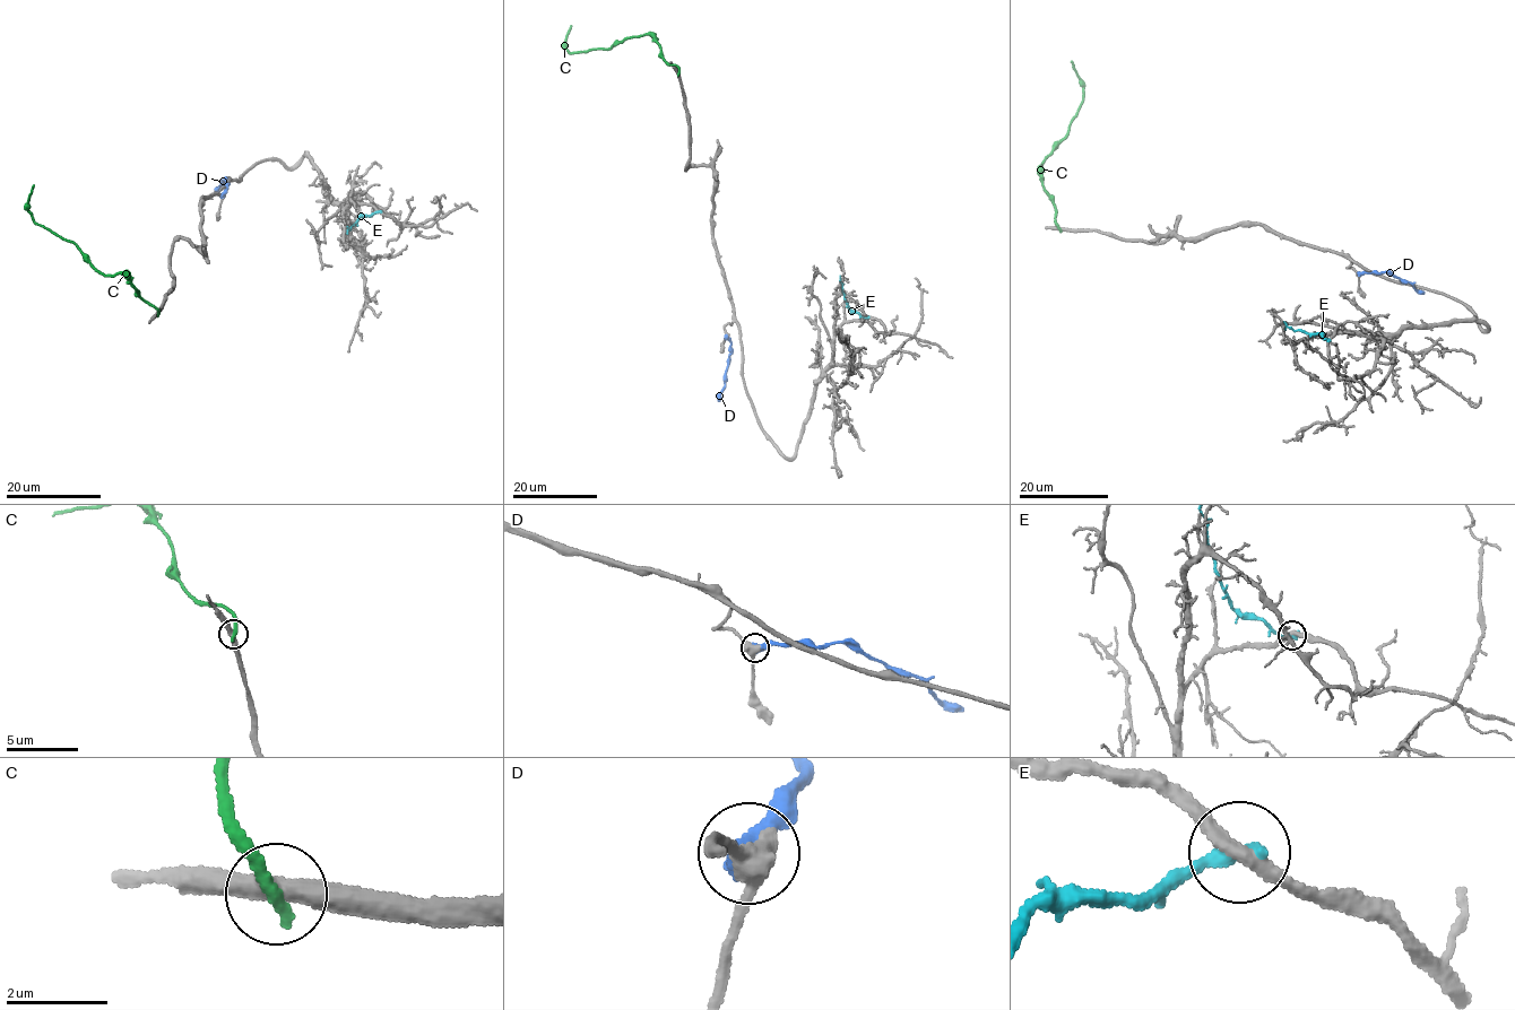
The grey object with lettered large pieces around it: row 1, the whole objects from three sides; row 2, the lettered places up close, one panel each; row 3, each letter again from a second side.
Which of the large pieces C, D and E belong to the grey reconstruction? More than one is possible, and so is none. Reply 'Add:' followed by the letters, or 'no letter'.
Add: D

